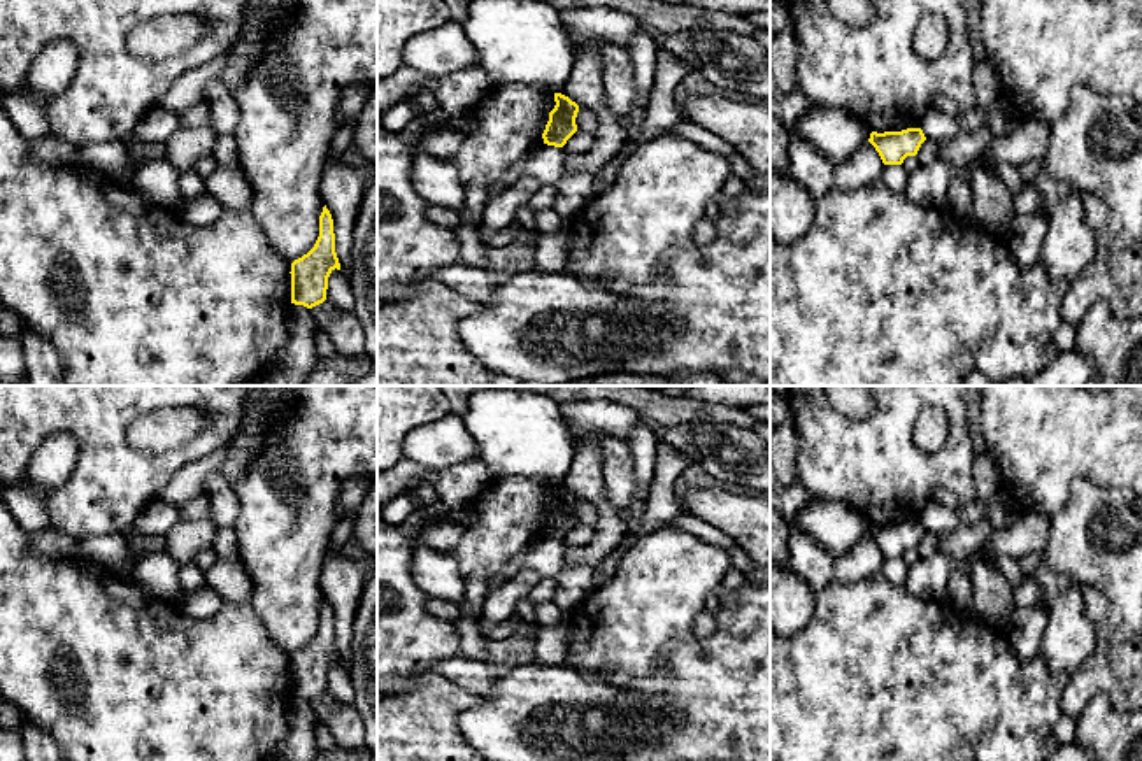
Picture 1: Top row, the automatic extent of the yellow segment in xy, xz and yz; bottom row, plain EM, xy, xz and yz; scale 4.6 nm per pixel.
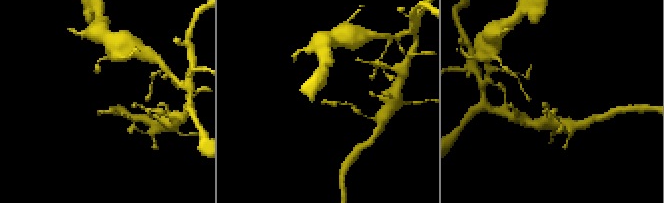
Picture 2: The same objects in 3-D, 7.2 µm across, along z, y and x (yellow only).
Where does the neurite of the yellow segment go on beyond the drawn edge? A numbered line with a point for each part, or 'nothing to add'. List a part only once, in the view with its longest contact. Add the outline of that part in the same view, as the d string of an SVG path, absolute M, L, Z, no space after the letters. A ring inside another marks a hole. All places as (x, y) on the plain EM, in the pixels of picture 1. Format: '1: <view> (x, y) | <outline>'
nothing to add

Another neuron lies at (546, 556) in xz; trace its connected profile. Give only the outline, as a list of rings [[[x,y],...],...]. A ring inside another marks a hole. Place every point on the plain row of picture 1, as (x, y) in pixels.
[[[542,537],[540,542],[516,556],[502,572],[502,580],[514,579],[523,570],[537,570],[542,579],[554,579],[565,563],[567,554],[565,540]]]

